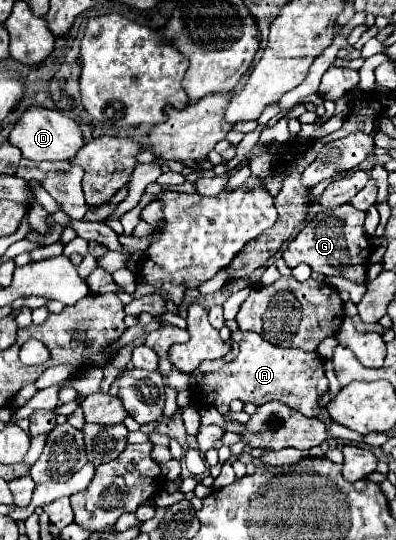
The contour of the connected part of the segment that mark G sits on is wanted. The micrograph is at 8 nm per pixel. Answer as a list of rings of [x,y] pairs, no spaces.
[[[351,204],[337,206],[333,210],[321,210],[283,250],[283,260],[295,268],[299,264],[309,264],[315,272],[325,276],[341,276],[351,282],[367,282],[365,268],[373,252],[371,238],[363,232],[365,212],[355,210]]]

